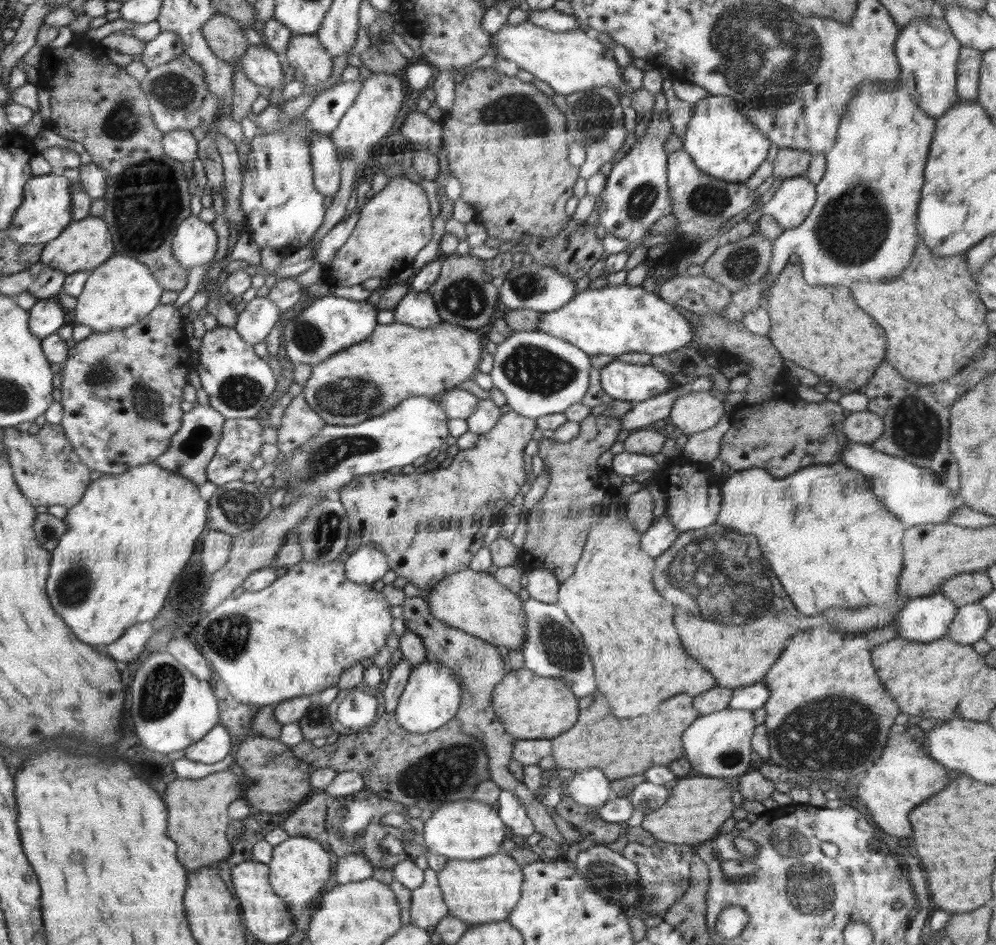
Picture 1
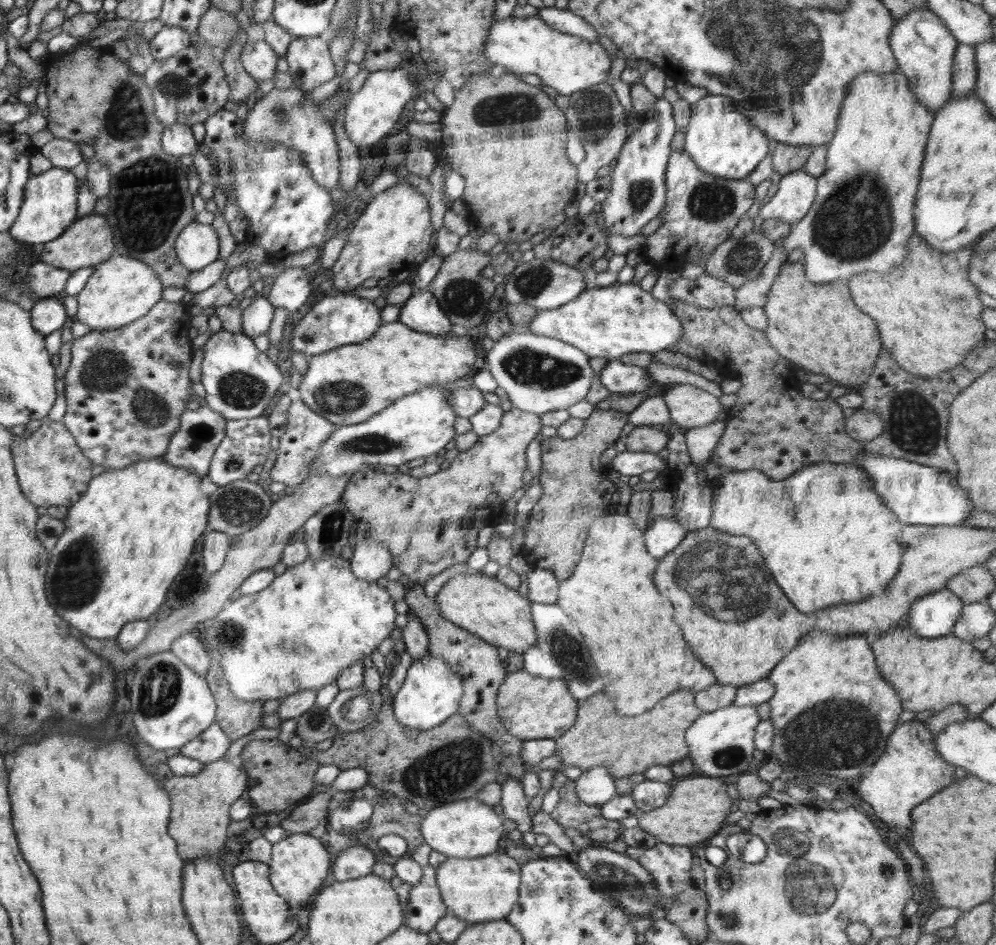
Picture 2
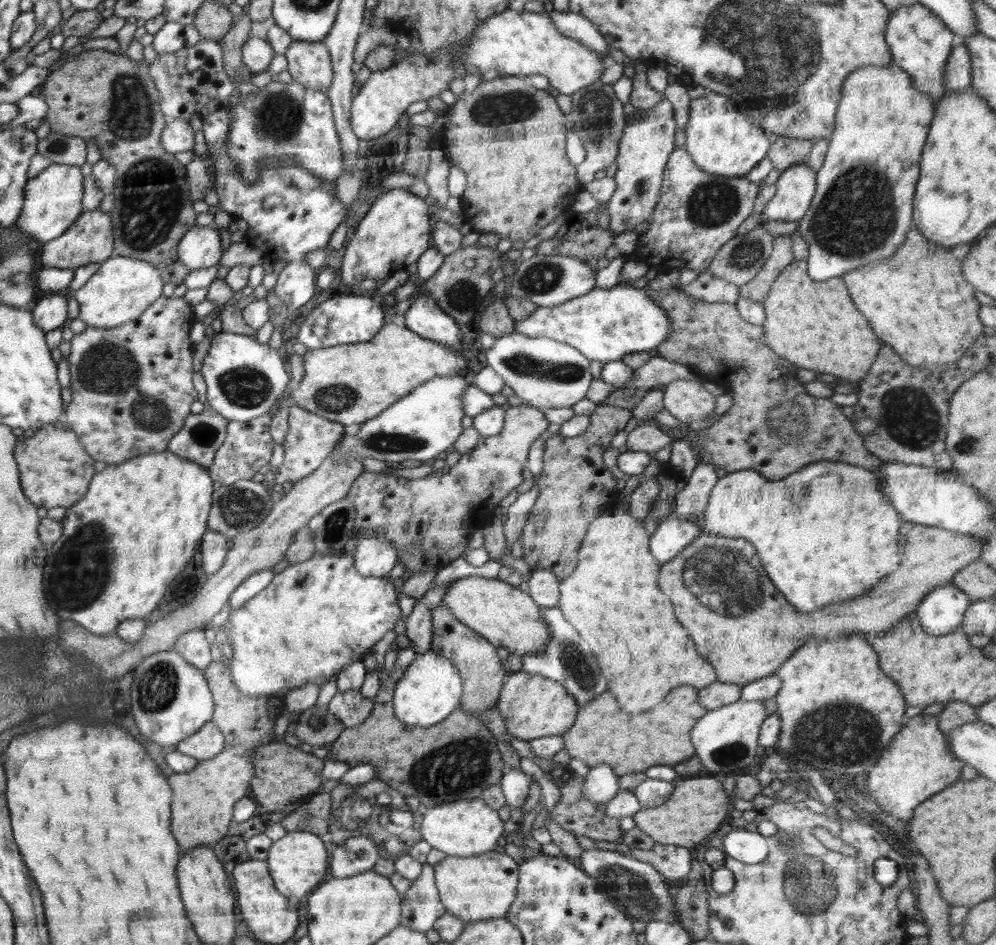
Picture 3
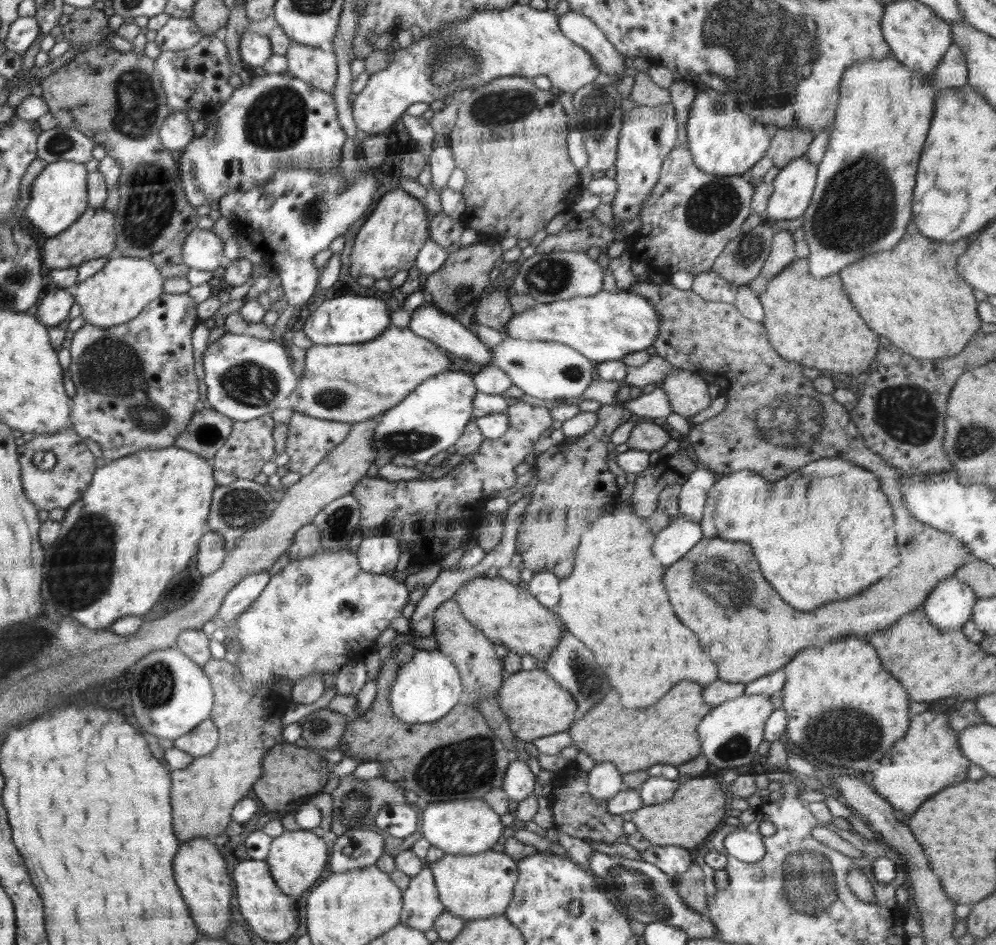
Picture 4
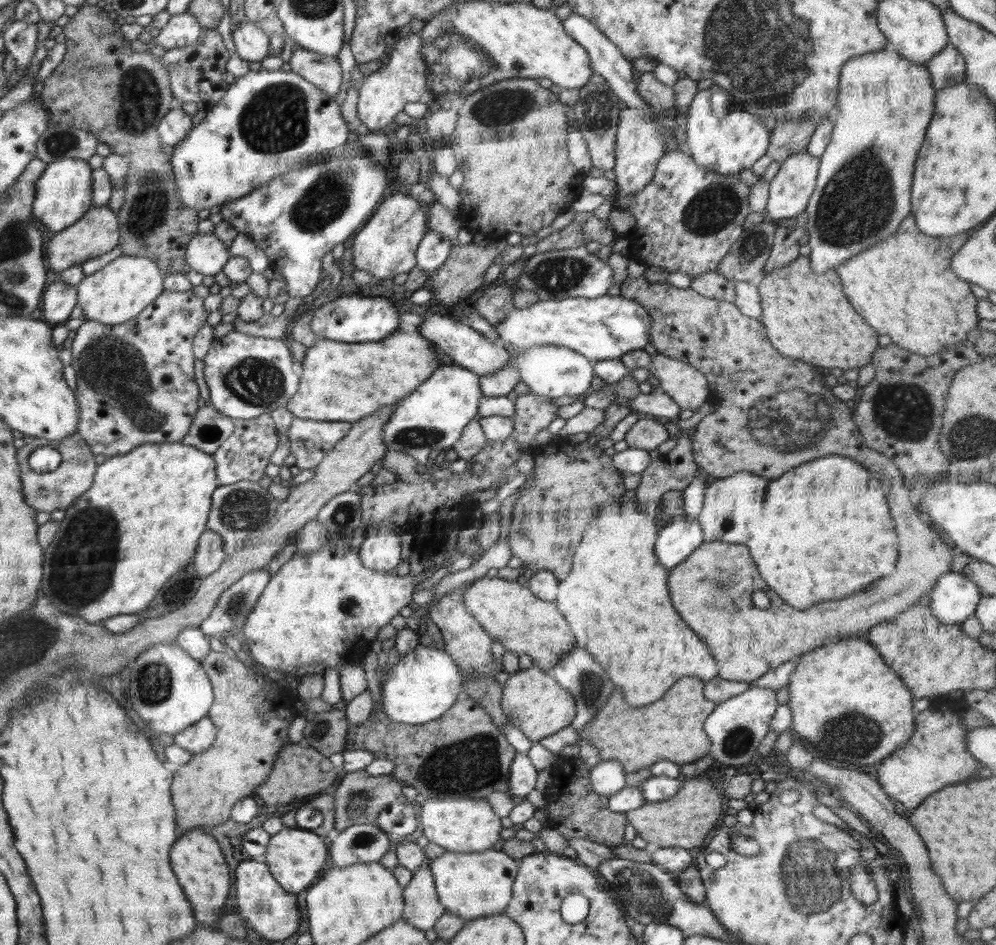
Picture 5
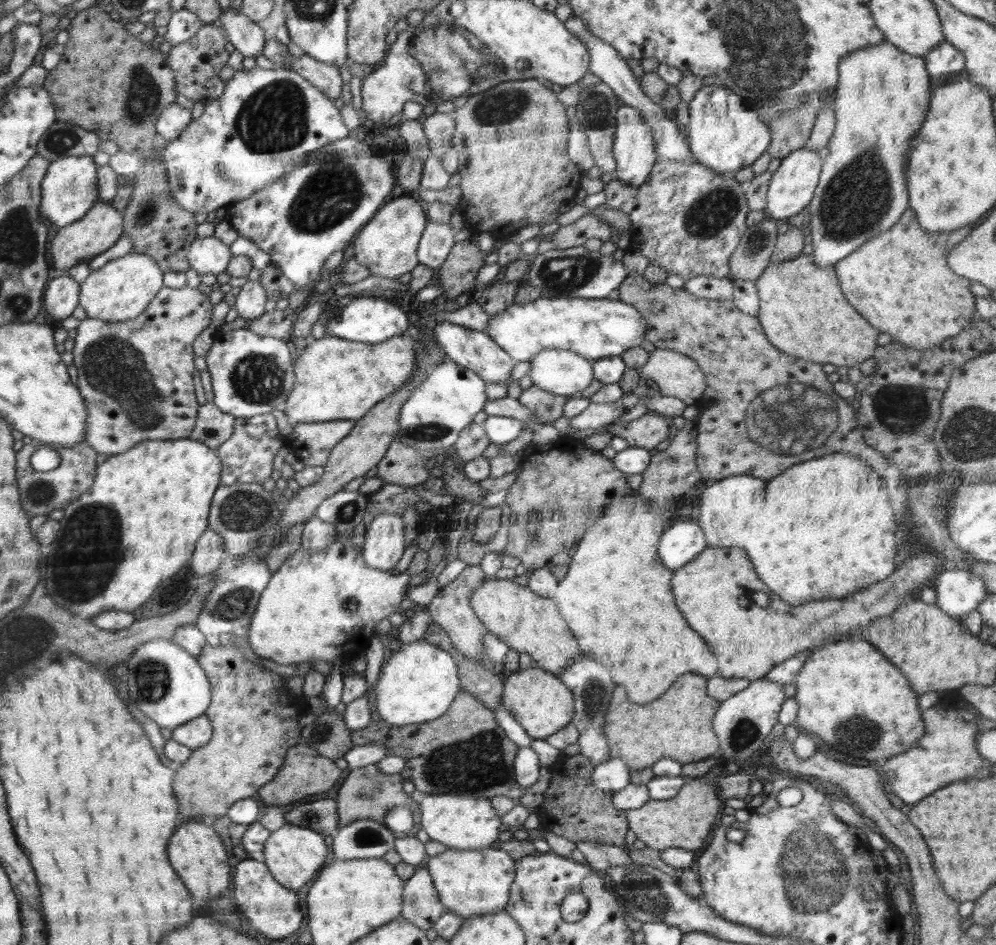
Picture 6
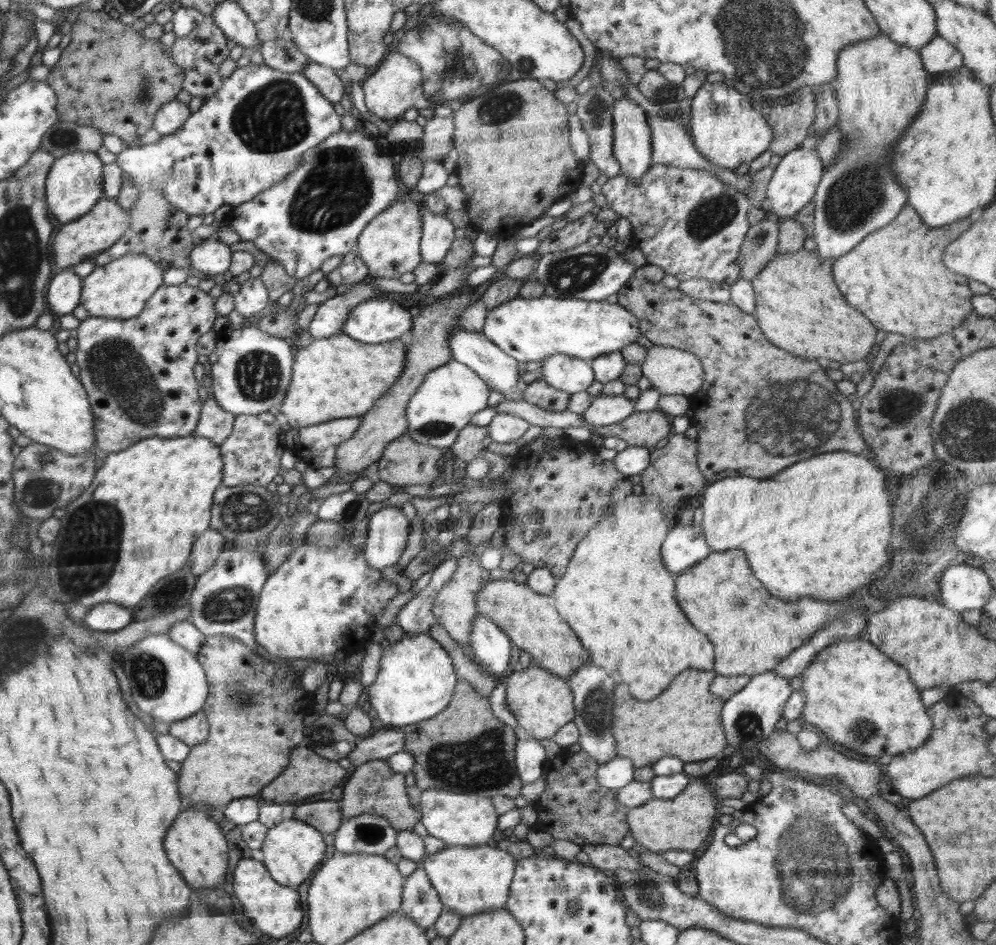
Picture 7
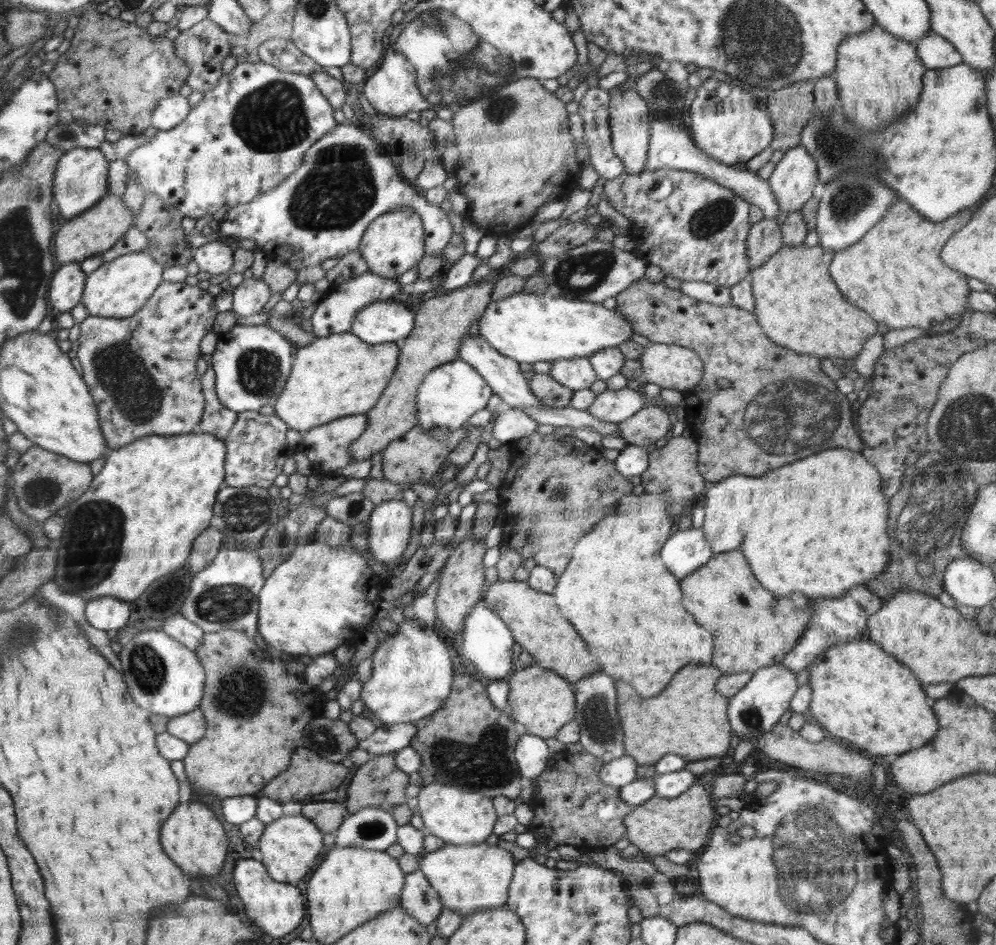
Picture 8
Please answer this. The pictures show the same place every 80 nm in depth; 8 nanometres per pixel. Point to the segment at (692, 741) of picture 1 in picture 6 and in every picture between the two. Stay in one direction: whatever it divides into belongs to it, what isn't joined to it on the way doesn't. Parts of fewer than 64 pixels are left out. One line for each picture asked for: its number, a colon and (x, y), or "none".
2: (721, 742)
3: (725, 739)
4: (729, 735)
5: (735, 728)
6: (741, 723)

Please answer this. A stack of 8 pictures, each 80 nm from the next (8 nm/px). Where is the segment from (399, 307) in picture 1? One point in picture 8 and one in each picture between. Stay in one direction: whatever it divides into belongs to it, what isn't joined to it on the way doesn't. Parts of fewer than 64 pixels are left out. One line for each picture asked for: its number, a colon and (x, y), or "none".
2: (421, 312)
3: (424, 317)
4: (428, 321)
5: (469, 349)
6: (473, 349)
7: (500, 372)
8: (503, 374)

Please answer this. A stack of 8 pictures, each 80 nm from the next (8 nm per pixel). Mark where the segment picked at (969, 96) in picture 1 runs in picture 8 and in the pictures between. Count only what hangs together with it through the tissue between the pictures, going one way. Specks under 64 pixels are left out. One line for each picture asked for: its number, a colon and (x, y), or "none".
2: (964, 72)
3: (958, 70)
4: (952, 71)
5: (947, 68)
6: (944, 62)
7: (939, 55)
8: (935, 52)

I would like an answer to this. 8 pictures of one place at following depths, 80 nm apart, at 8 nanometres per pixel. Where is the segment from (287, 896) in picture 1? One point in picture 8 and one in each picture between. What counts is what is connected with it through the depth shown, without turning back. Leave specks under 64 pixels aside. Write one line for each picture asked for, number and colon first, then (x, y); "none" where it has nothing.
2: (299, 863)
3: (298, 860)
4: (298, 858)
5: (296, 856)
6: (295, 854)
7: (291, 850)
8: (291, 845)

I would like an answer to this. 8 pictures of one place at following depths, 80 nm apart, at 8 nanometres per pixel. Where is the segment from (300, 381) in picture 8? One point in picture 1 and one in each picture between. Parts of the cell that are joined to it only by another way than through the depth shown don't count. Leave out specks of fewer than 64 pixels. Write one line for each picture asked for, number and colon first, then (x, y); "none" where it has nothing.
1: (397, 361)
2: (348, 385)
3: (349, 384)
4: (348, 383)
5: (341, 381)
6: (339, 379)
7: (336, 377)

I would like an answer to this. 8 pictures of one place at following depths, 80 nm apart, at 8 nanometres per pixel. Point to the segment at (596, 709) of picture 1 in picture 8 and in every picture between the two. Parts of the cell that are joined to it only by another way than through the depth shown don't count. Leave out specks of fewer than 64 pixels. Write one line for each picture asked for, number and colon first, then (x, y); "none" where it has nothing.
2: (625, 746)
3: (629, 743)
4: (675, 718)
5: (672, 729)
6: (679, 723)
7: (685, 721)
8: (689, 718)

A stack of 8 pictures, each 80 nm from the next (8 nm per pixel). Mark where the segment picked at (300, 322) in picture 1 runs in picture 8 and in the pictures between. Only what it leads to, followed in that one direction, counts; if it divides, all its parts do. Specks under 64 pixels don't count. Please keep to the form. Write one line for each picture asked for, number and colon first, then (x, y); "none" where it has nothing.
2: (343, 319)
3: (345, 319)
4: (348, 319)
5: (352, 319)
6: (371, 320)
7: (378, 320)
8: (381, 322)

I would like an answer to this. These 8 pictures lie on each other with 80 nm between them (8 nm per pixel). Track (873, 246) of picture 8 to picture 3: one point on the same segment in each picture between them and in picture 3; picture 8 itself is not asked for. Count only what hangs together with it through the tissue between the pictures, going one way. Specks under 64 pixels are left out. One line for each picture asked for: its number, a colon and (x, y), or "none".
3: (919, 303)
4: (911, 295)
5: (904, 288)
6: (900, 281)
7: (896, 277)

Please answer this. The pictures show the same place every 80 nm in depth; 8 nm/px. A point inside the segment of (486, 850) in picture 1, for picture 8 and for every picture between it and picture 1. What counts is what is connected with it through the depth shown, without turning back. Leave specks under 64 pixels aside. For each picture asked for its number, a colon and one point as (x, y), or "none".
2: (469, 828)
3: (469, 827)
4: (469, 826)
5: (464, 825)
6: (468, 823)
7: (468, 820)
8: (461, 817)

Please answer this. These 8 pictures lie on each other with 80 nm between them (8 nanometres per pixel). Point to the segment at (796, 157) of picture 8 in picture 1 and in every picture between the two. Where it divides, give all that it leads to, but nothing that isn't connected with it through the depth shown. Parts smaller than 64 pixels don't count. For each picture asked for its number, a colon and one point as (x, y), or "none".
1: (793, 200)
2: (796, 192)
3: (795, 187)
4: (793, 187)
5: (789, 191)
6: (792, 186)
7: (794, 181)

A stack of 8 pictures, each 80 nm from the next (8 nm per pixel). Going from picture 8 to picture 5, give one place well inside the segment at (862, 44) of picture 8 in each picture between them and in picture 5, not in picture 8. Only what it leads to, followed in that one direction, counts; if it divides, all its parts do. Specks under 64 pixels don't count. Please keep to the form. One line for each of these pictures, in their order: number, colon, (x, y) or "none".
5: (885, 103)
6: (883, 93)
7: (880, 86)

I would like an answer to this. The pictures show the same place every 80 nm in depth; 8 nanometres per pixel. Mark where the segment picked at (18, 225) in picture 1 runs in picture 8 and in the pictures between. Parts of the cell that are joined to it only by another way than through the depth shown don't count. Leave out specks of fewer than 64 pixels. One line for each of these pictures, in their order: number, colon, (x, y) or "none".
2: (50, 201)
3: (53, 200)
4: (59, 194)
5: (64, 192)
6: (69, 190)
7: (74, 184)
8: (81, 179)

